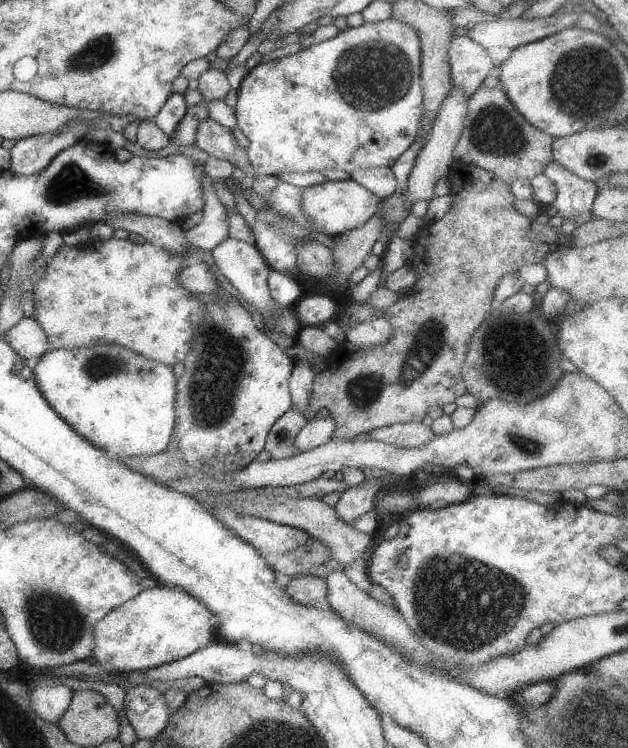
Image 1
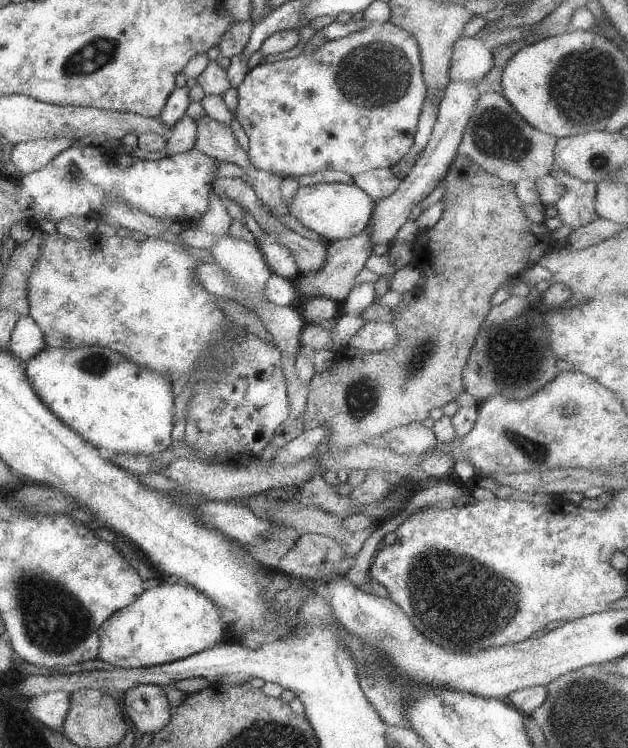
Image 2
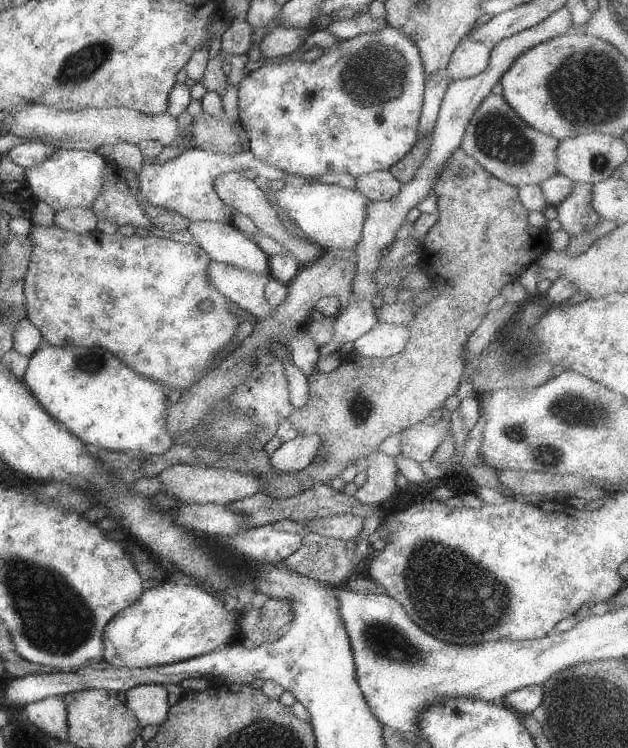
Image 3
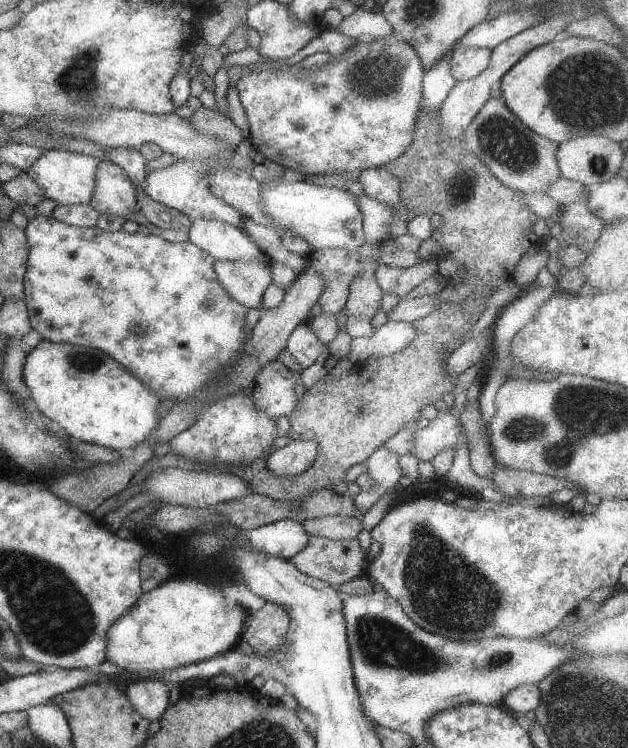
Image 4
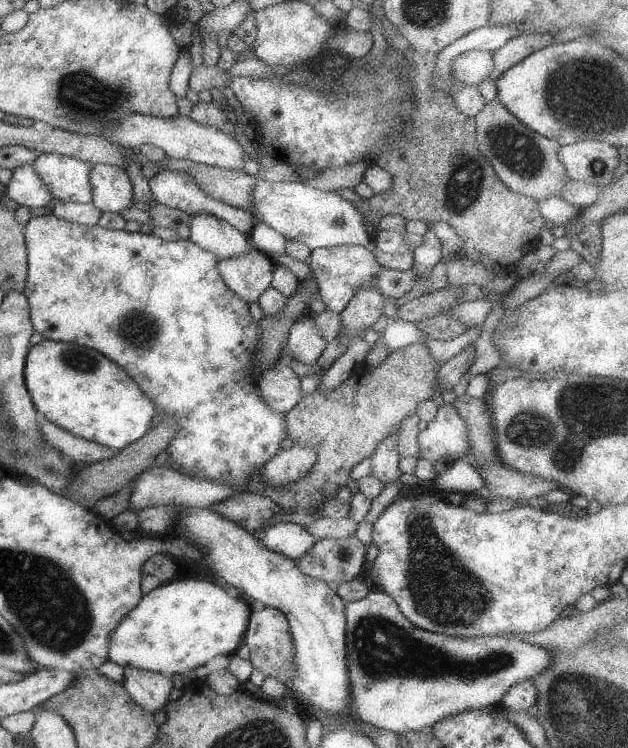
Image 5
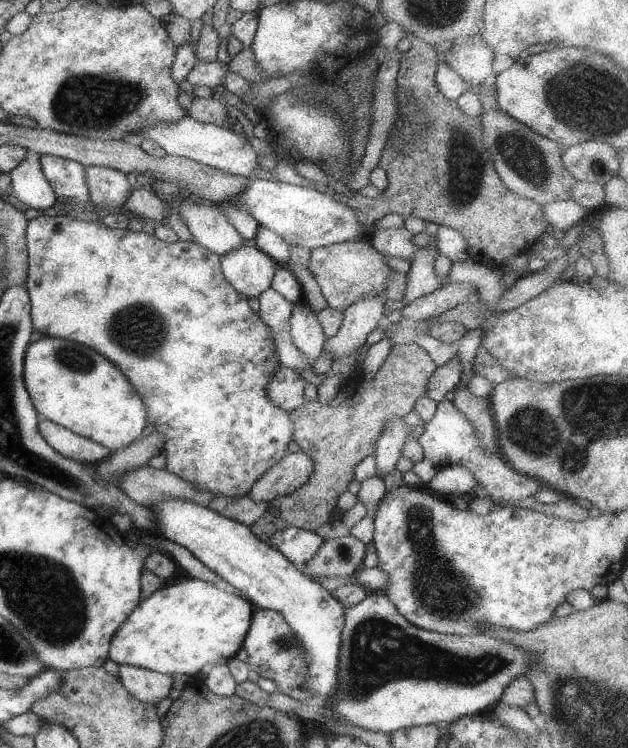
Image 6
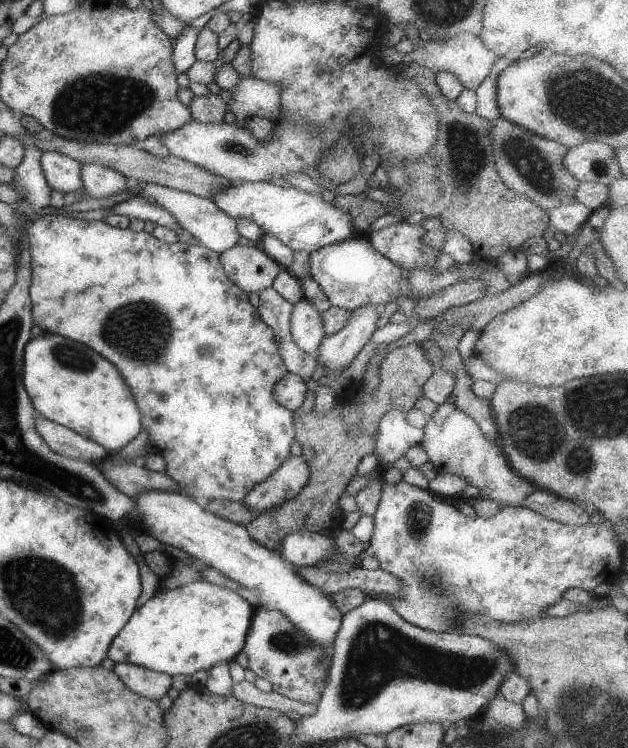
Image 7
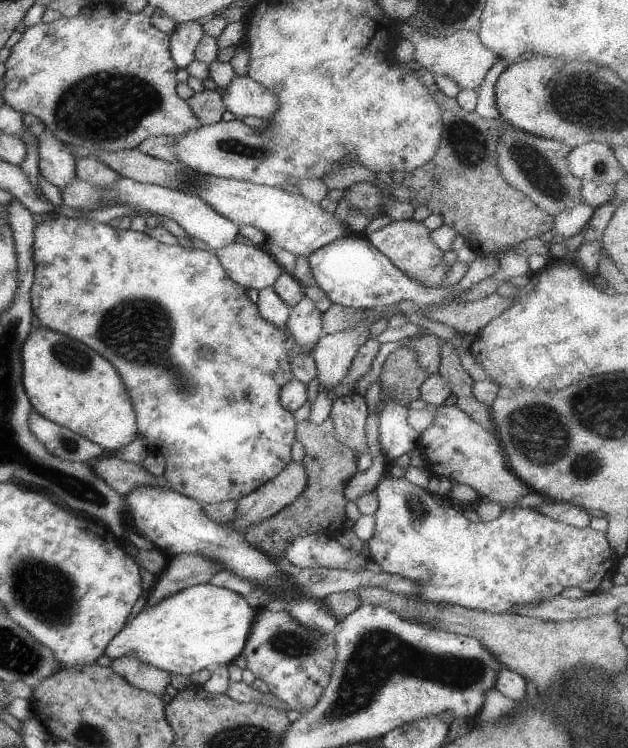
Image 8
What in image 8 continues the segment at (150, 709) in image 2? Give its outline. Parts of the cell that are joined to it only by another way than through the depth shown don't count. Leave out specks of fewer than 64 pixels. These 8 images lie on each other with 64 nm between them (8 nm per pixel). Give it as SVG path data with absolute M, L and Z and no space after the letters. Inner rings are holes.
M126 655L111 660L113 671L140 690L163 695L165 688L171 684L171 674L161 668L152 666L136 655Z

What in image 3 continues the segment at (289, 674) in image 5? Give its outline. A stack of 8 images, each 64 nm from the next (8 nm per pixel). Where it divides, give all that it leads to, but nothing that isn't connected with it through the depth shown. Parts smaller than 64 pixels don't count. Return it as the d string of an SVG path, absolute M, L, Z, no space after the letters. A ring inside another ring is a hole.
M269 598L258 610L258 623L253 629L264 643L277 641L290 627L294 612L286 599Z

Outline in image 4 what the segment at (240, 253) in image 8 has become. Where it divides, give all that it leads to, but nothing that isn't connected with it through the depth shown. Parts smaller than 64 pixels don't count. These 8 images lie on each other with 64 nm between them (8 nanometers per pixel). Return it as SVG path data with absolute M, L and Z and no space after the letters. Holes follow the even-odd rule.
M225 260L216 261L213 267L220 284L237 303L263 311L263 294L272 283L270 263Z

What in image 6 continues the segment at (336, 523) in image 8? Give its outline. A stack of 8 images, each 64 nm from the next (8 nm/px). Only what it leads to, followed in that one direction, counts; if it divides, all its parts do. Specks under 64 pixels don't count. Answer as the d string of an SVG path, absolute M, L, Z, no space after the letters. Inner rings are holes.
M417 344L393 345L371 382L365 380L363 376L358 379L350 378L348 384L339 391L330 404L322 404L315 399L313 402L305 401L297 409L291 411L289 415L294 425L292 438L304 454L310 455L314 461L314 468L305 485L298 487L292 494L277 496L269 502L264 514L249 526L253 535L268 544L274 533L286 527L315 531L324 523L336 521L333 509L337 506L338 496L348 490L348 485L355 479L356 465L364 458L374 456L378 439L387 425L387 420L408 414L414 409L416 400L425 396L428 379L435 375L436 369L436 364L430 359L428 352Z

